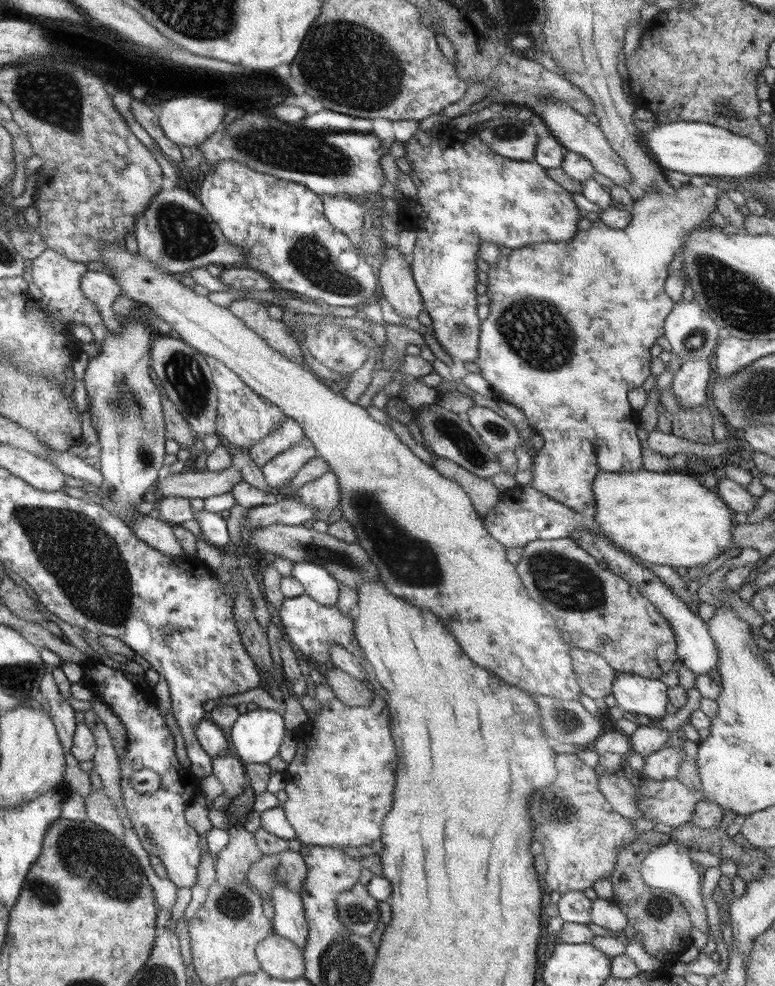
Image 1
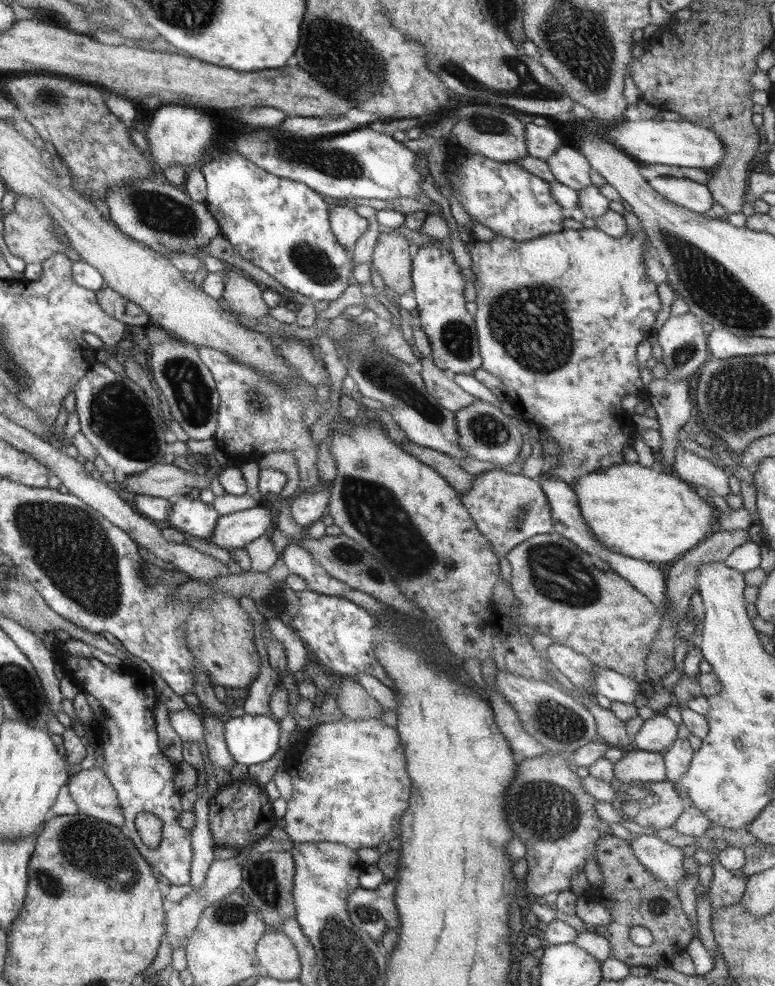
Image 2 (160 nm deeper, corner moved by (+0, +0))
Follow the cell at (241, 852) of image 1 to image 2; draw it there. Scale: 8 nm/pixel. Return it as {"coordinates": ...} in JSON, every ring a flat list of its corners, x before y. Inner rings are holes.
{"coordinates":[[236,857,215,860,208,869,206,878,199,889,193,890,187,897,184,897,178,903,171,905,171,910,166,916,166,924,169,925,169,931,167,932,167,943,174,951,177,948,184,948,189,942,189,938,193,936,195,928,197,928,199,919,202,913,210,907,210,905,223,900,224,897,229,896,230,893,239,891,239,886,242,882,242,869,236,861]]}

